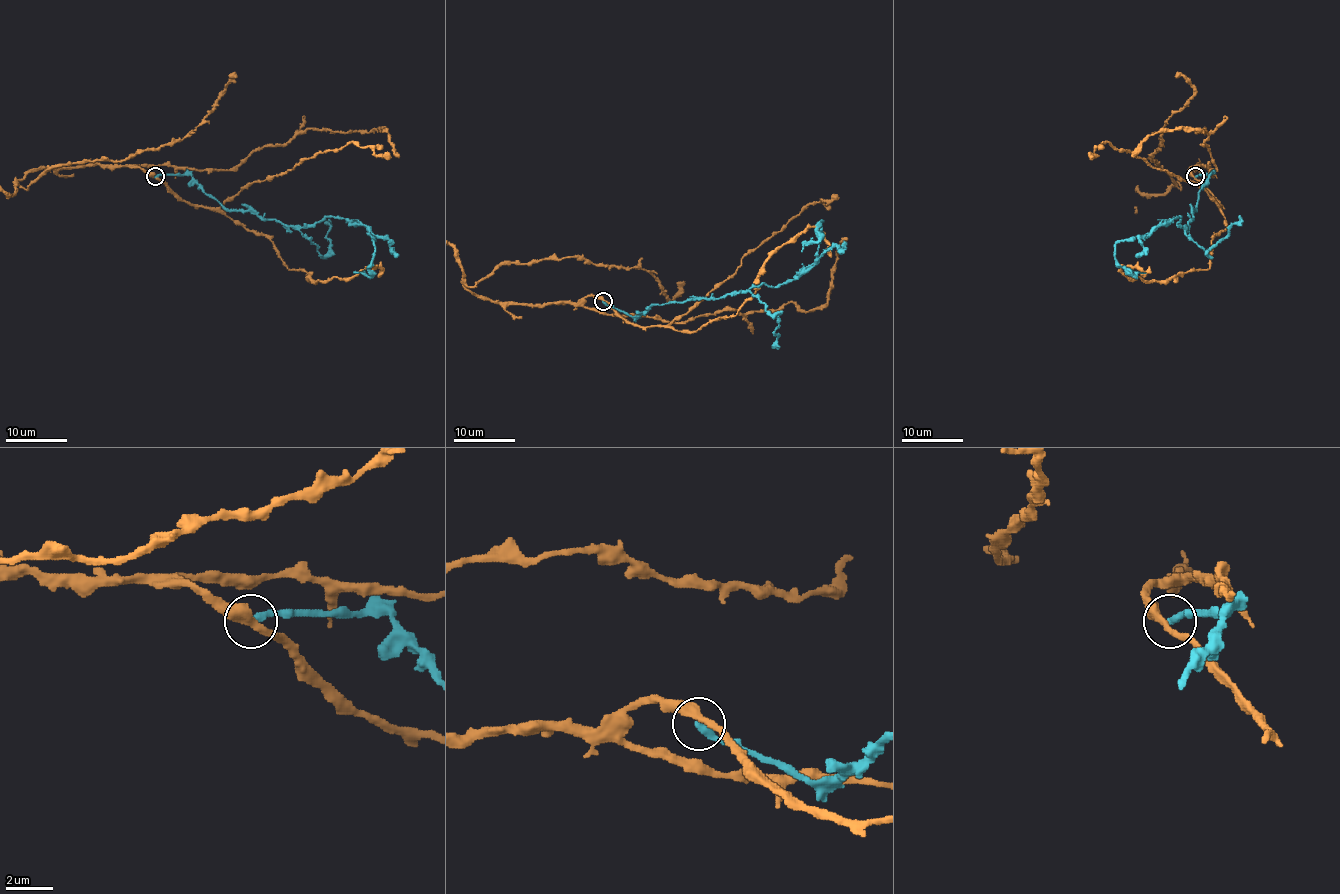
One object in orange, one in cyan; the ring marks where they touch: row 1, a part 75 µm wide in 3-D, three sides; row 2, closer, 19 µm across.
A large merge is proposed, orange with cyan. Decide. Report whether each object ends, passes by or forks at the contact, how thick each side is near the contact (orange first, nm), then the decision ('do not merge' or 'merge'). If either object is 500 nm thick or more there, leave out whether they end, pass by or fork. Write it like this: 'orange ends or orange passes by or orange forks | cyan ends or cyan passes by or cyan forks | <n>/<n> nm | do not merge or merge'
orange passes by | cyan ends | 360/320 nm | do not merge

